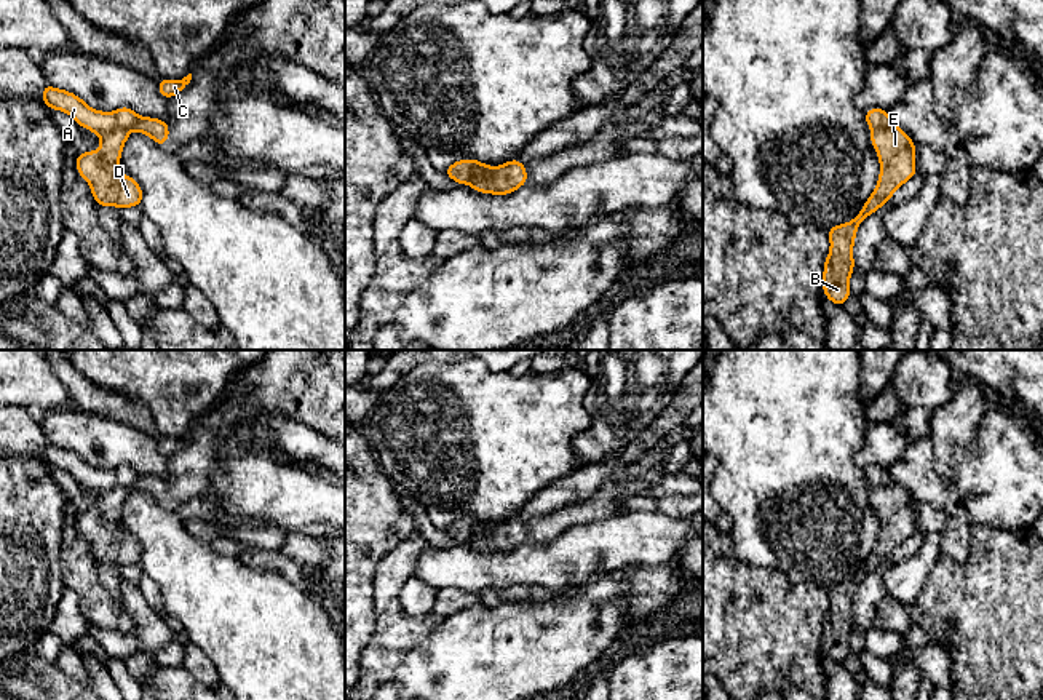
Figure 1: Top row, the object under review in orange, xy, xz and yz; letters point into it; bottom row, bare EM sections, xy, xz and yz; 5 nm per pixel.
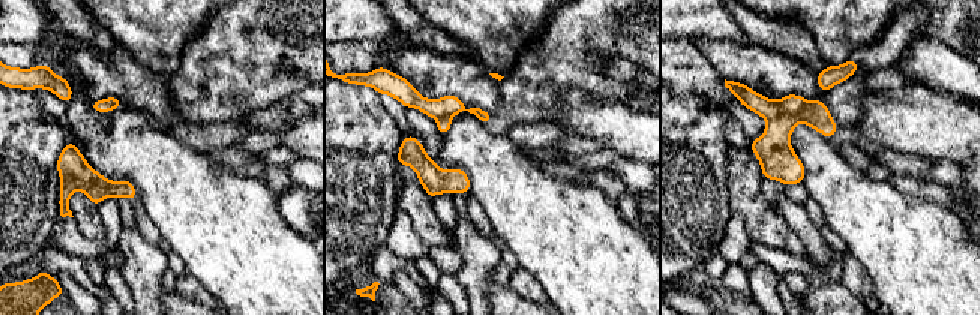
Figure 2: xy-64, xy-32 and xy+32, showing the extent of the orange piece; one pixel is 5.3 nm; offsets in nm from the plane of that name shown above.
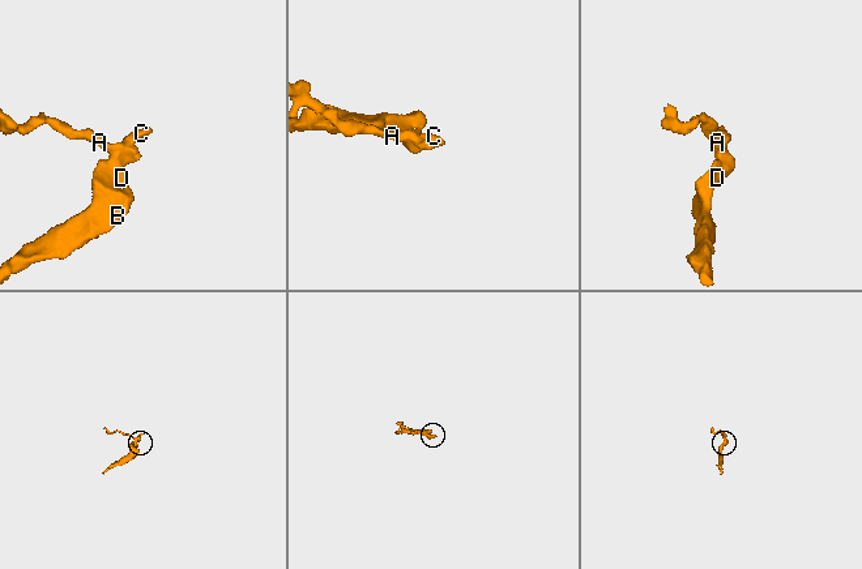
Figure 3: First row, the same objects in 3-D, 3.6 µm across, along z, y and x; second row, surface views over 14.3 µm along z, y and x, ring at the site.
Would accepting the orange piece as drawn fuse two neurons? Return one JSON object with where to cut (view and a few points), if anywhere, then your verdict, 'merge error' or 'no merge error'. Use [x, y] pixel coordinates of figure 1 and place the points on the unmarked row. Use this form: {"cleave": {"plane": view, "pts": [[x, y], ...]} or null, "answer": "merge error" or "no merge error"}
{"cleave": {"plane": "xz", "pts": [[494, 526], [487, 532], [476, 526], [467, 540]]}, "answer": "merge error"}

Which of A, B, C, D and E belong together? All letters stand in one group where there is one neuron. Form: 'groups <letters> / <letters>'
groups A C / B D E

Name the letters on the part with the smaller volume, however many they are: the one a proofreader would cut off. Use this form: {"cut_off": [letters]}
{"cut_off": ["A", "C"]}

